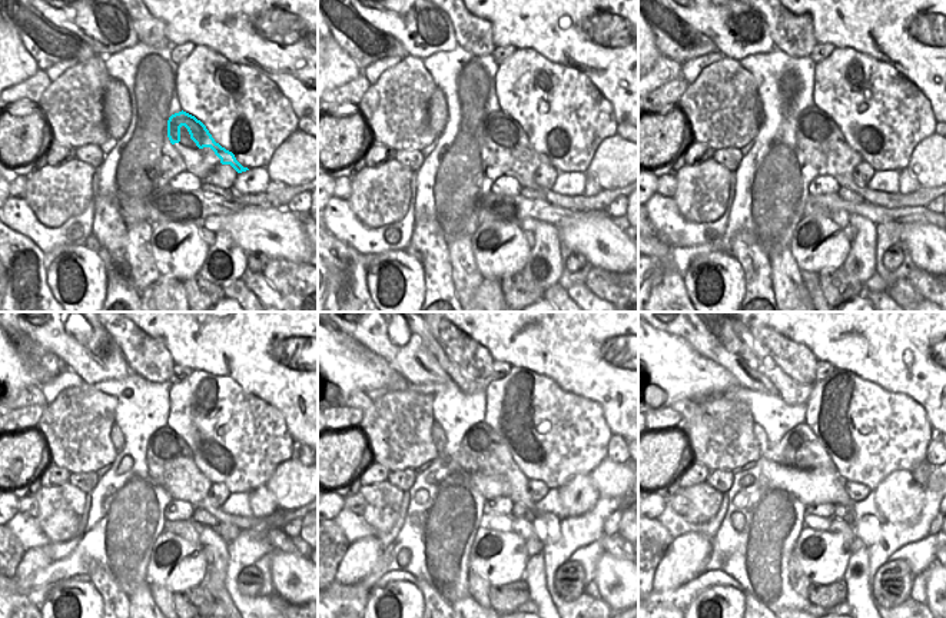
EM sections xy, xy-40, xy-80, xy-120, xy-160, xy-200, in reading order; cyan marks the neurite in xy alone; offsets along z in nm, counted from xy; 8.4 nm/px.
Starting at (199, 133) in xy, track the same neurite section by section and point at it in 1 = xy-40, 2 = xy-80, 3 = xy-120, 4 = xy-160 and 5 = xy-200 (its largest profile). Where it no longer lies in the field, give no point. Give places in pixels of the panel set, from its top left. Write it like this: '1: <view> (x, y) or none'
1: xy-40 (494, 122)
2: xy-80 (812, 119)
3: xy-120 (166, 439)
4: xy-160 (480, 437)
5: xy-200 (786, 452)

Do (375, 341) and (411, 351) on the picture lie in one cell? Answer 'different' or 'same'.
same

